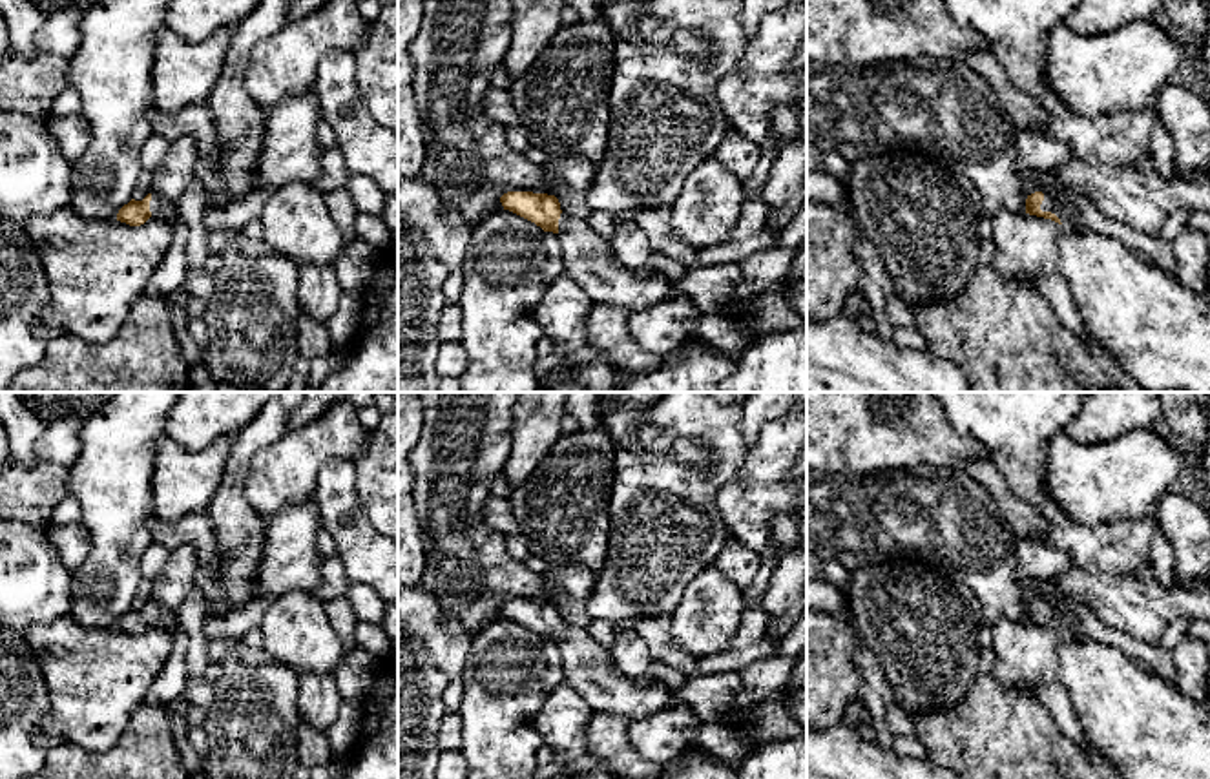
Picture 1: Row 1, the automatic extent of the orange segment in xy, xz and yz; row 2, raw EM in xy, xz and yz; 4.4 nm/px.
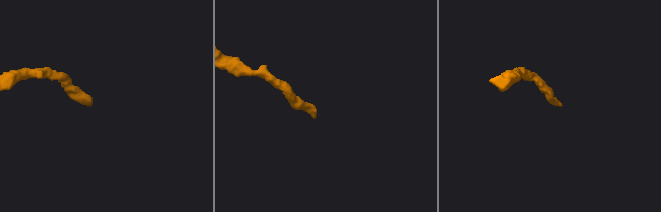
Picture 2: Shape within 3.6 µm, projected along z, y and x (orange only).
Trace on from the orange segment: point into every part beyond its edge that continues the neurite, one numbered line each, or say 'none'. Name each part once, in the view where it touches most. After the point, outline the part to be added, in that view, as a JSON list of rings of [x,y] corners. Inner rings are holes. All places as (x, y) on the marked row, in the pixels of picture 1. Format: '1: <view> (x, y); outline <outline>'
1: yz (1052, 205); outline [[[1044,195],[1044,201],[1042,201],[1042,204],[1040,204],[1040,210],[1042,210],[1042,212],[1051,212],[1051,213],[1055,213],[1055,215],[1060,219],[1062,226],[1066,226],[1066,228],[1069,228],[1069,230],[1075,230],[1075,232],[1080,232],[1080,230],[1082,230],[1082,228],[1064,212],[1062,203],[1057,201],[1057,199],[1053,199],[1053,197]]]

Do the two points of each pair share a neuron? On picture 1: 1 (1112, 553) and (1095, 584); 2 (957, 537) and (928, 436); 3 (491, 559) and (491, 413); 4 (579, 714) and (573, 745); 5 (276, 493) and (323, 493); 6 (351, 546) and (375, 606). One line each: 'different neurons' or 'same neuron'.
1: different neurons
2: different neurons
3: same neuron
4: same neuron
5: different neurons
6: different neurons

